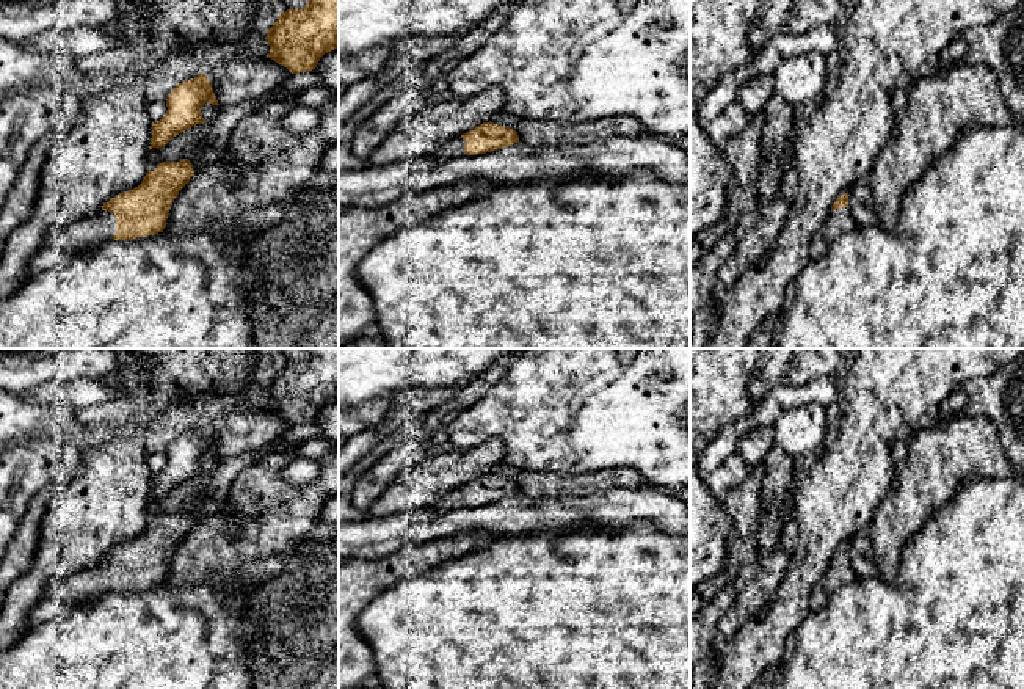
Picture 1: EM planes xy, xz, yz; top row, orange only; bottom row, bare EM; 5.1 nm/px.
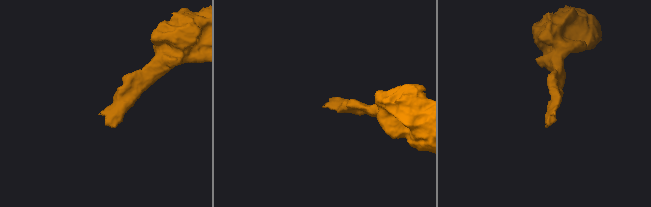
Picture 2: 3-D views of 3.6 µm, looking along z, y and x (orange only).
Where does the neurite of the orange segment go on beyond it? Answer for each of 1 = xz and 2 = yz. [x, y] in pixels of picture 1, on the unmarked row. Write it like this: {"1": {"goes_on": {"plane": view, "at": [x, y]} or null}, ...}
{"1": {"goes_on": {"plane": "xz", "at": [453, 499]}}, "2": {"goes_on": {"plane": "yz", "at": [839, 573]}}}

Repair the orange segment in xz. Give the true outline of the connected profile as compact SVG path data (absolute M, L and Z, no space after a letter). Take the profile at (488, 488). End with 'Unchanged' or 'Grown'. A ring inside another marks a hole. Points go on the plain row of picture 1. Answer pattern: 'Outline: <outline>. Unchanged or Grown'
Outline: M483 474L459 490L448 491L439 496L428 509L434 513L461 510L464 507L477 507L497 502L505 498L519 494L519 487L514 480L494 474Z. Grown

